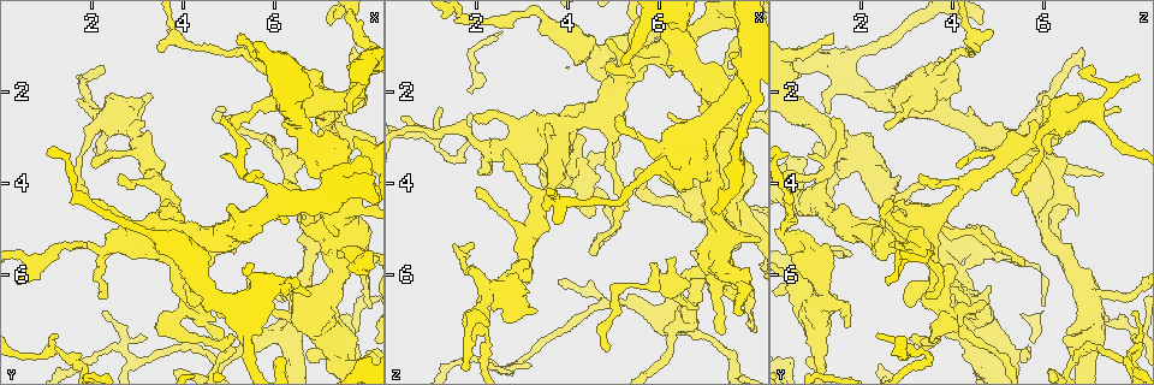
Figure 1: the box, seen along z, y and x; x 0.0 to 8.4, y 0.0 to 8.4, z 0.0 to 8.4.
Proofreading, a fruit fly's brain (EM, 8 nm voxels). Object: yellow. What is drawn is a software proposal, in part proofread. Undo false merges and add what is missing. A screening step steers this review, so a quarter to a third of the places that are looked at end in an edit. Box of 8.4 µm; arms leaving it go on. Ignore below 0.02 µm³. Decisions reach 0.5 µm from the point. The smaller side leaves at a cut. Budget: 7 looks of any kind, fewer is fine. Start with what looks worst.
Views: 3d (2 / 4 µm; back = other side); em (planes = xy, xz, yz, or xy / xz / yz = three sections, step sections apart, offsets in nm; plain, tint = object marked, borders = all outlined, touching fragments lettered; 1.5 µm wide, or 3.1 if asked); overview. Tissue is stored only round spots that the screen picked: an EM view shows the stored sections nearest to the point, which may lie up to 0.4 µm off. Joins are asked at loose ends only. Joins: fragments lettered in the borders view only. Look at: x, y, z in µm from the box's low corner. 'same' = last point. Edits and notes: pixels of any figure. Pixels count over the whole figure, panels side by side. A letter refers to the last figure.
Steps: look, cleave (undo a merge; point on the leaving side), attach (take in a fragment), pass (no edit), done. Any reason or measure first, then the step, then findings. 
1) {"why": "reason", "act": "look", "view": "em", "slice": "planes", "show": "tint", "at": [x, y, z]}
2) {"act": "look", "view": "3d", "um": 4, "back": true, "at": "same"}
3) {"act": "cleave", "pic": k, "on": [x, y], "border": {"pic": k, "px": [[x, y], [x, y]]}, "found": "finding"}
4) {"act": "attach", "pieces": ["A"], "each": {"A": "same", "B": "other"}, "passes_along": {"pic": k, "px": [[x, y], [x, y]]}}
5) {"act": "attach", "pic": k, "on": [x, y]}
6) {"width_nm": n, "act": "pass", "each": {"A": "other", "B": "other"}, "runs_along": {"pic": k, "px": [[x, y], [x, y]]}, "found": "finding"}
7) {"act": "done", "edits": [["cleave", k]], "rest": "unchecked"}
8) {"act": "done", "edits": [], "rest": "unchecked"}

{"why": "free end", "act": "look", "view": "3d", "um": 4, "at": [1.95, 4.40, 2.55]}

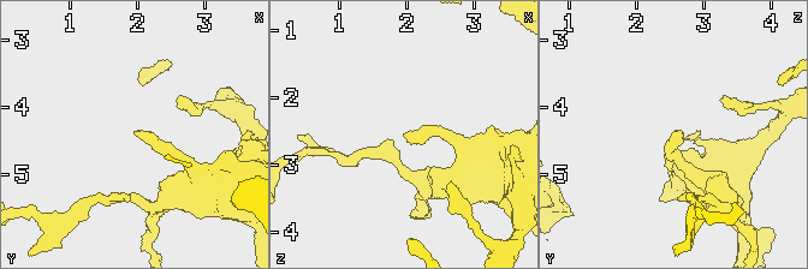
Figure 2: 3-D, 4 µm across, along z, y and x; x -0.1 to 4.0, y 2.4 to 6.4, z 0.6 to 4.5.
{"act": "look", "view": "em", "slice": "planes", "show": "borders", "at": [1.90, 4.40, 2.50]}

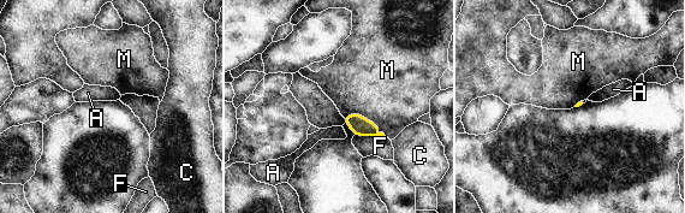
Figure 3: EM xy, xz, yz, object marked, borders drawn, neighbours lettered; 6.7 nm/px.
{"act": "pass", "each": {"A": "other", "C": "other", "F": "other", "M": "other"}, "border": {"pic": 3, "px": [[344, 117], [361, 114], [385, 135]]}, "found": "no lettered fragment goes on from it"}

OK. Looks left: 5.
{"why": "thick end", "act": "look", "view": "em", "slice": "yz", "step": 4, "show": "borders", "at": [6.35, 1.25, 3.70]}

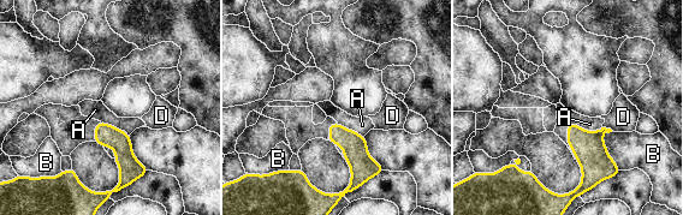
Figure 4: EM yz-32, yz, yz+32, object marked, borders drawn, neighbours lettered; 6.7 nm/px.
{"act": "pass", "each": {"A": "other", "B": "other", "D": "other"}, "border": {"pic": 4, "px": [[571, 121], [588, 131], [601, 127]]}, "found": "no lettered fragment goes on from it"}

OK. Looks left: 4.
{"why": "narrows sharply", "act": "look", "view": "3d", "um": 4, "at": [1.80, 3.40, 5.90]}

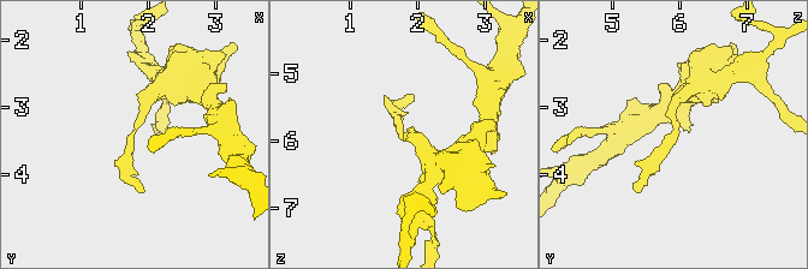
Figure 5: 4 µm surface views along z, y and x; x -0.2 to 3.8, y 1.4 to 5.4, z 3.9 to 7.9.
{"act": "look", "view": "em", "slice": "planes", "show": "borders", "at": [1.80, 3.40, 5.95]}

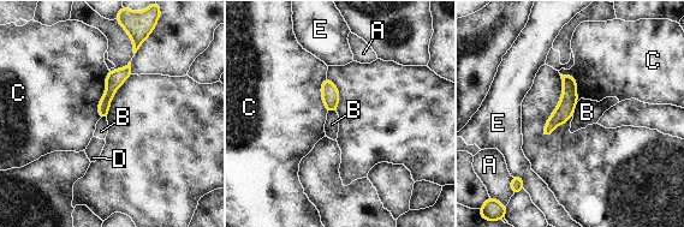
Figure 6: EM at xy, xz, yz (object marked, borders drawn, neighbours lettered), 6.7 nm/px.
{"act": "pass", "each": {"A": "other", "B": "other", "C": "other", "D": "other", "E": "other"}, "found": "one neuron here"}

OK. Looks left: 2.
{"act": "done", "edits": [], "rest": "unchecked"}

